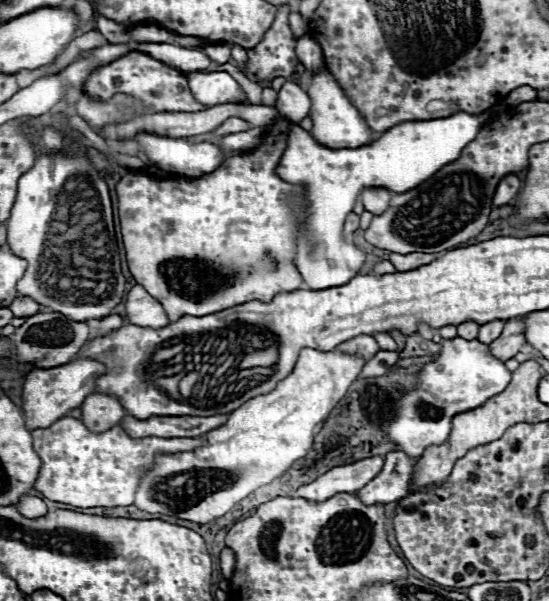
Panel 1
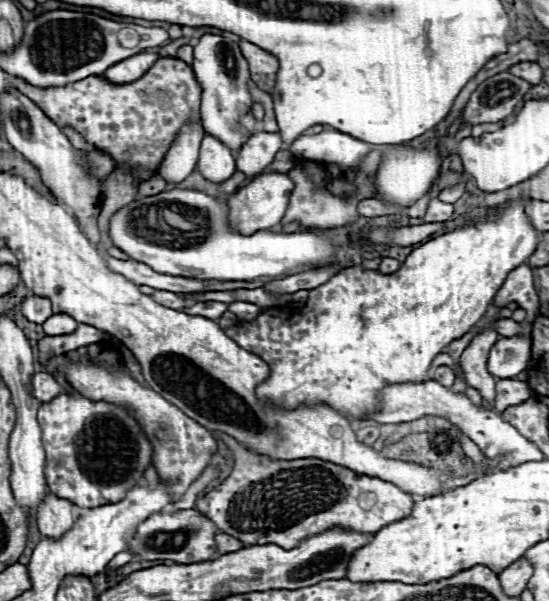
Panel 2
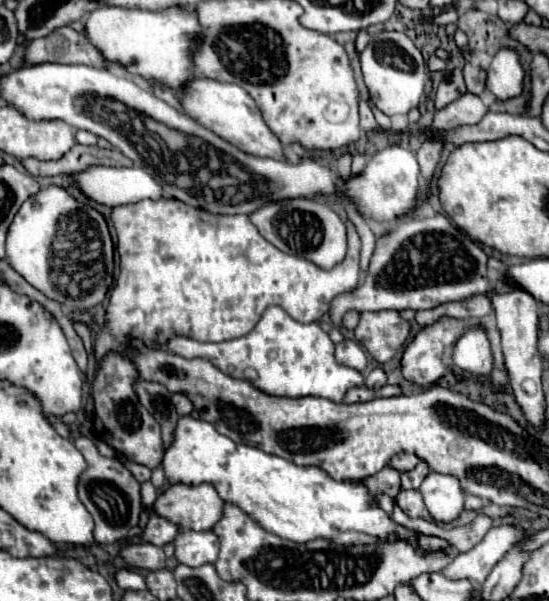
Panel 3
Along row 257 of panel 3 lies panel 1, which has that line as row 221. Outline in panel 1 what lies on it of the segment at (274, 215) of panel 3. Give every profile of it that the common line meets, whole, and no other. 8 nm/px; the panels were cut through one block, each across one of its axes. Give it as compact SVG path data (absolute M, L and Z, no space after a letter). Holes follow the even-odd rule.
M490 110L482 114L458 112L448 118L402 122L386 130L372 144L340 150L318 144L310 132L294 124L290 128L290 142L286 144L286 154L282 154L282 162L278 162L278 176L292 186L306 188L306 206L304 212L298 214L300 224L294 256L294 264L304 284L312 290L342 286L352 280L364 266L366 254L352 242L346 242L342 234L344 220L352 212L356 198L362 194L362 190L378 186L402 194L406 190L412 190L414 186L420 186L422 182L426 182L426 178L430 178L430 174L442 170L446 162L454 162L454 158L458 158L464 146L476 138L478 130L484 126L490 114Z

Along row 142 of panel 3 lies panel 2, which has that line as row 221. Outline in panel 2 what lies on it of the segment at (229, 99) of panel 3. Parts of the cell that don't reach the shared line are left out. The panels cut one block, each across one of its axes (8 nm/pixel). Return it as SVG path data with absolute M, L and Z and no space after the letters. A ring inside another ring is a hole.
M262 172L258 174L250 184L240 188L236 194L232 194L226 202L230 206L230 226L240 234L252 234L258 230L268 230L284 218L290 190L294 188L294 182L288 178L286 172Z

